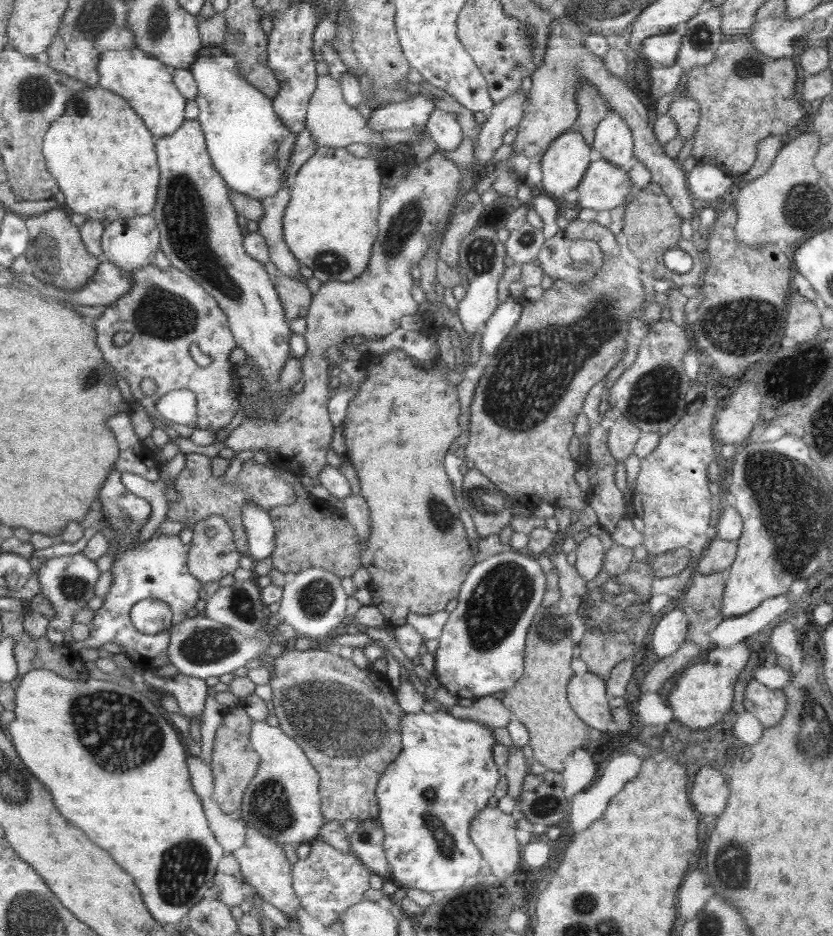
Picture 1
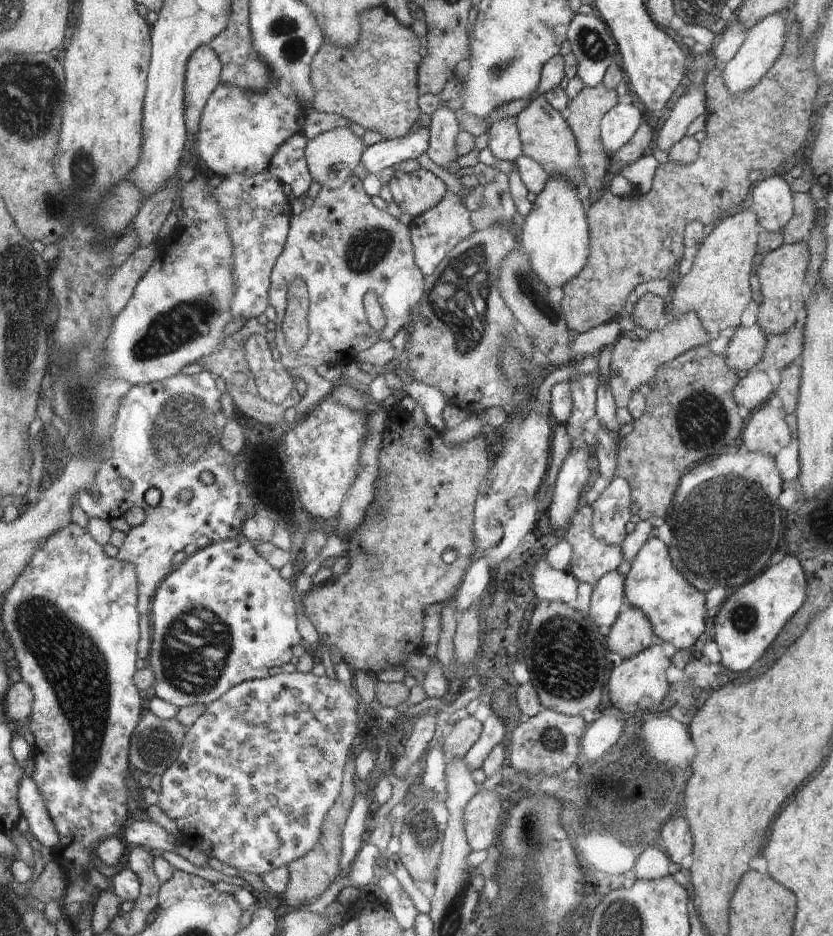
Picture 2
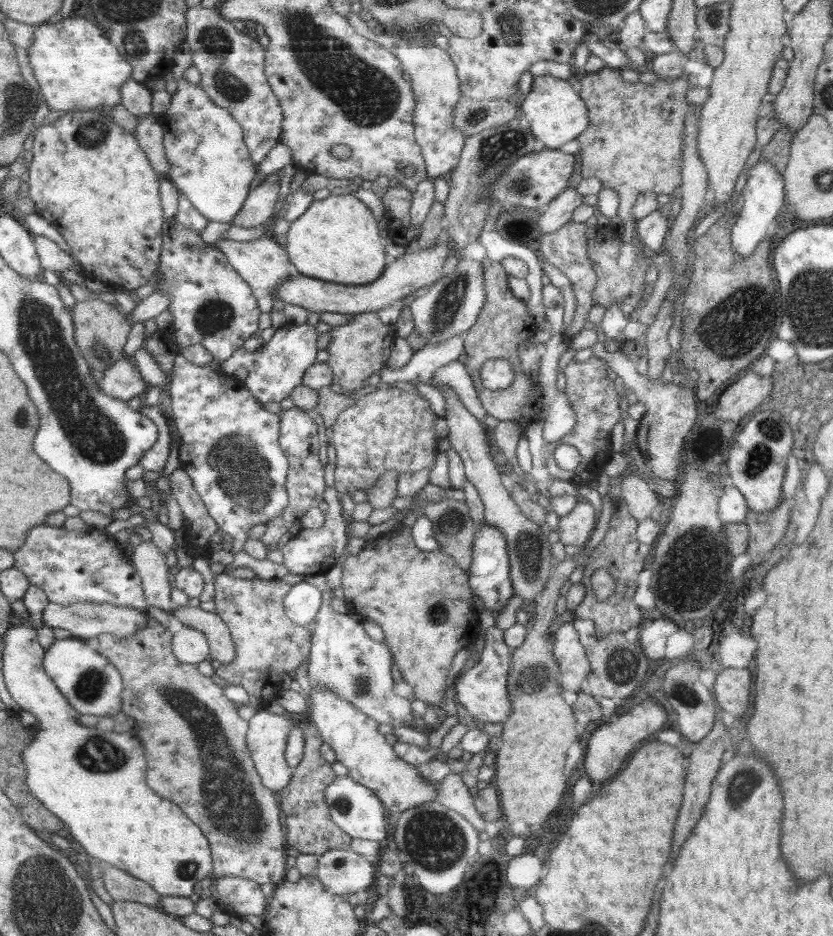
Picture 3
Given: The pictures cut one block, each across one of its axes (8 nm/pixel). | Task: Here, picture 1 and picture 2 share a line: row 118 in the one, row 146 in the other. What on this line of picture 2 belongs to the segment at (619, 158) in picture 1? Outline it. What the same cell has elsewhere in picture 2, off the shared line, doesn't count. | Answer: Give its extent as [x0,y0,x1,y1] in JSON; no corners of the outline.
[600,103,643,161]

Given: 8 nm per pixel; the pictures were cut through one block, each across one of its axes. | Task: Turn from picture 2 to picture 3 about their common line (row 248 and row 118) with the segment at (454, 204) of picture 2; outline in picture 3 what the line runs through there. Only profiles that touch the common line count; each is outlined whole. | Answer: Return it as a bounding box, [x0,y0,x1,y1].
[395,38,466,178]

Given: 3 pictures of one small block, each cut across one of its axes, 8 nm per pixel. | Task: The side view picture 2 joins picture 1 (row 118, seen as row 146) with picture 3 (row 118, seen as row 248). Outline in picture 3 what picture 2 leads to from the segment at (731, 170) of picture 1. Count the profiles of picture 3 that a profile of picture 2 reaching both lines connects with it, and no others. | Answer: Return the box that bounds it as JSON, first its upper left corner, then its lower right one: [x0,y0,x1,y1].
[579,67,690,271]

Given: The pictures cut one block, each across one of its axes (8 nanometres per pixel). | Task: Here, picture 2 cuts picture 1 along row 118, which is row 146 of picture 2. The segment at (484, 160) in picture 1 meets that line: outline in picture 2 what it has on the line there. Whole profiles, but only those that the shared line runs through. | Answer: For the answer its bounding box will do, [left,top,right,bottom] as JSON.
[487,117,523,161]

